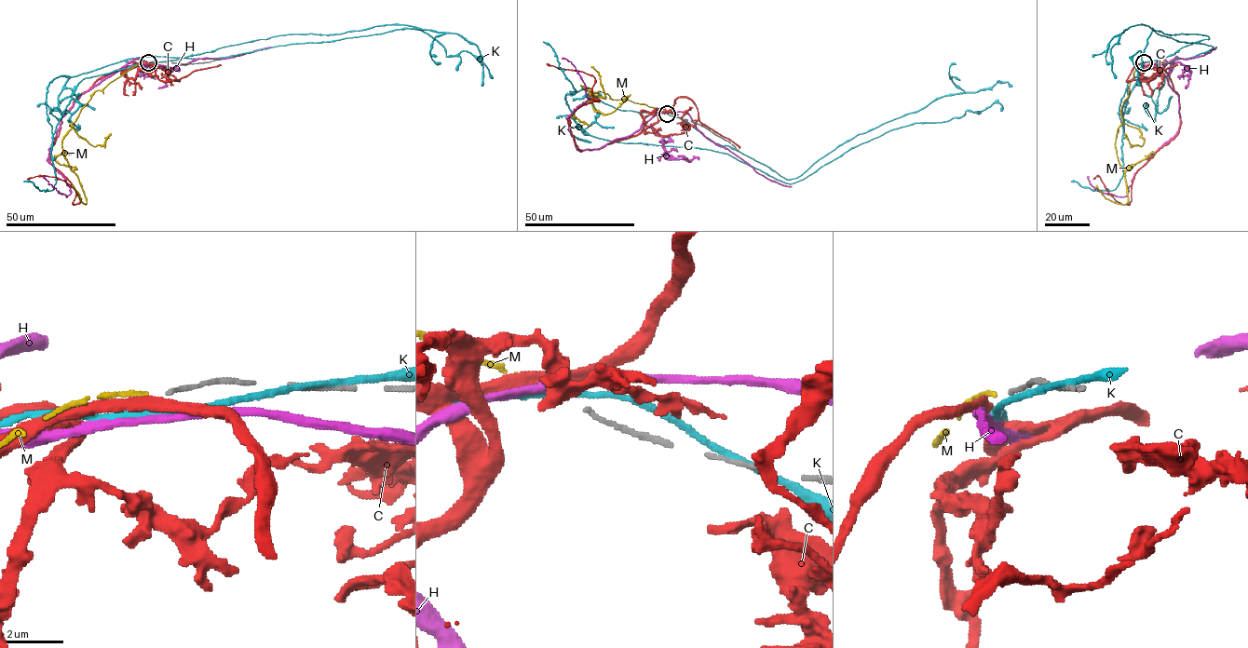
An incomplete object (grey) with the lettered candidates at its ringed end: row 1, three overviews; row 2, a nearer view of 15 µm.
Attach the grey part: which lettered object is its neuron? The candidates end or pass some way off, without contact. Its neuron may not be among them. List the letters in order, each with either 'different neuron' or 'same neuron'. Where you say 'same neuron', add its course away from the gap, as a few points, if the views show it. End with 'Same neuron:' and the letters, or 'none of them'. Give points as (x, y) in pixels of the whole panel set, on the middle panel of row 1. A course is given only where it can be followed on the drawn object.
C: different neuron
H: different neuron
K: different neuron
M: same neuron; course (665, 113), (581, 86), (591, 94), (605, 98), (599, 74), (591, 66)
Same neuron: M

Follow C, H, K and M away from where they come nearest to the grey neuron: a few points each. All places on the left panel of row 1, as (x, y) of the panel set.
C: (147, 62), (100, 77), (61, 118), (50, 163), (78, 203), (73, 204), (76, 193), (63, 181), (27, 179)
H: (148, 64), (124, 65), (103, 78), (61, 118), (47, 161), (71, 193), (65, 196), (42, 177)
K: (148, 64), (85, 77), (52, 132), (47, 86), (64, 75), (398, 29), (469, 52), (481, 86)
M: (146, 62), (136, 65), (96, 90), (65, 135), (61, 148), (64, 156), (78, 178), (86, 204), (72, 184)

